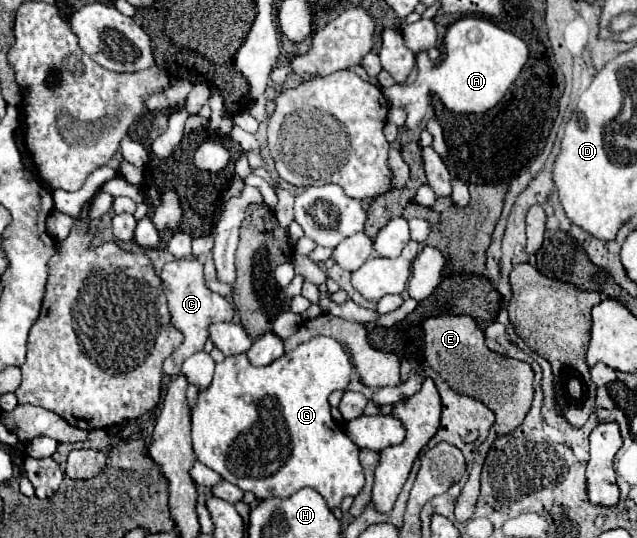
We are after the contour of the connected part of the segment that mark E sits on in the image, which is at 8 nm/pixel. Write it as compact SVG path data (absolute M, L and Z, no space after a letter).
M443 314L437 318L429 318L423 324L423 330L427 332L427 344L425 344L425 356L427 356L427 366L433 368L457 394L465 394L473 400L483 402L493 414L495 414L495 424L489 430L487 440L481 444L469 480L463 486L457 504L455 504L455 520L457 522L467 522L473 512L475 504L479 498L479 476L481 476L481 466L483 460L497 436L513 432L525 418L525 414L531 408L533 400L533 370L529 364L513 360L503 354L495 354L485 346L483 332L477 328L475 320L471 316L453 316L453 314Z

